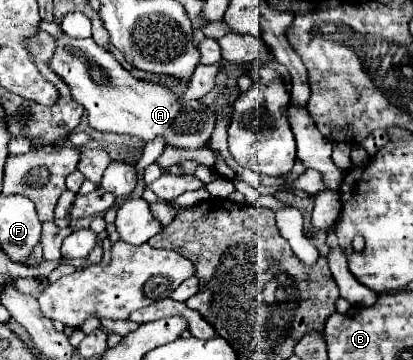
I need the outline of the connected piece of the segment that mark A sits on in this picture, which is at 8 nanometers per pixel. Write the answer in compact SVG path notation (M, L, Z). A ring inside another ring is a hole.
M62 34L56 38L56 50L48 60L48 66L68 84L72 98L86 108L94 130L128 134L144 142L164 136L166 144L176 148L200 148L208 144L216 122L214 112L208 106L200 100L178 102L178 96L166 86L132 78L130 72L92 38L70 38L68 34Z

